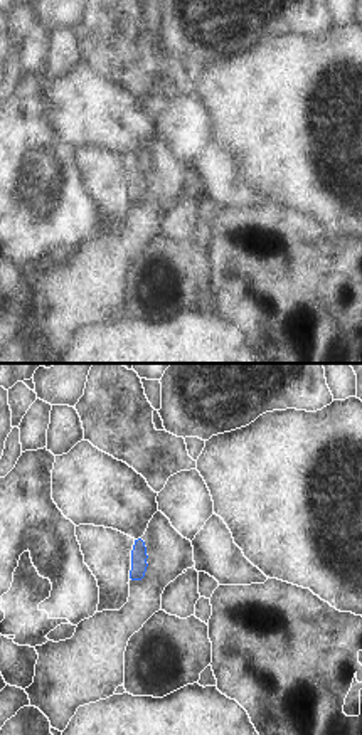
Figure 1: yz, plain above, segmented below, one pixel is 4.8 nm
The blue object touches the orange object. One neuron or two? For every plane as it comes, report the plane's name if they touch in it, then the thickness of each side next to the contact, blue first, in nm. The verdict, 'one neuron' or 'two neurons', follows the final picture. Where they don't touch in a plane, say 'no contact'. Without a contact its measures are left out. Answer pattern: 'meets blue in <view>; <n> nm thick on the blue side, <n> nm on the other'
no contact

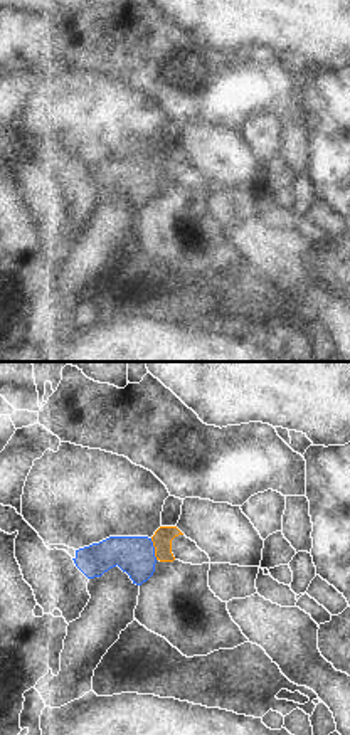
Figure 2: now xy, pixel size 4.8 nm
meets blue in xy; 190 nm thick on the blue side, 100 nm on the other

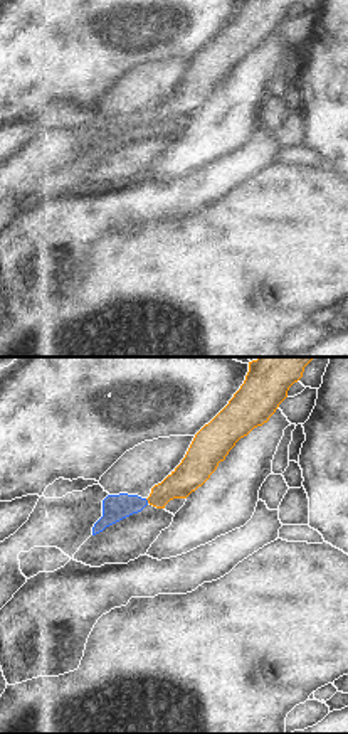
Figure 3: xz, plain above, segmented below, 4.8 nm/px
meets blue in xz; 130 nm thick on the blue side, 150 nm on the other

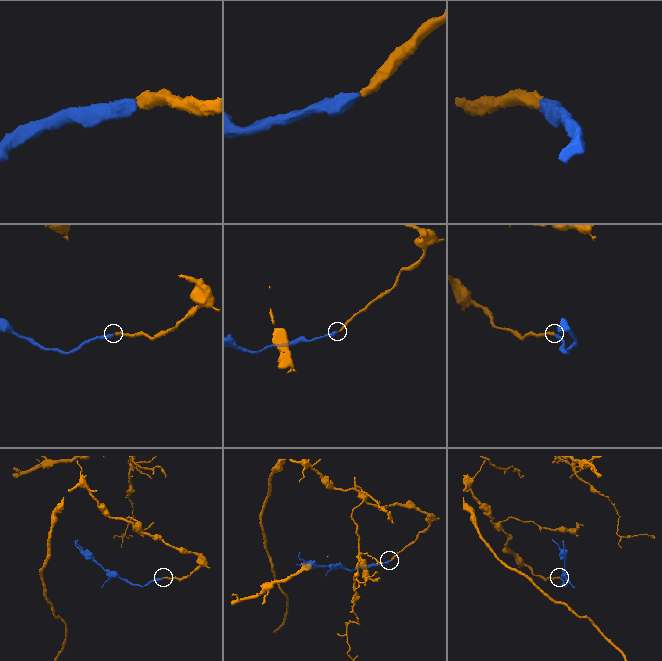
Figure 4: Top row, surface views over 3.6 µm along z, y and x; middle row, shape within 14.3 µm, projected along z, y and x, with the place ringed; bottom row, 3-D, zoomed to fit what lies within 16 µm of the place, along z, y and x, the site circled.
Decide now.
one neuron

